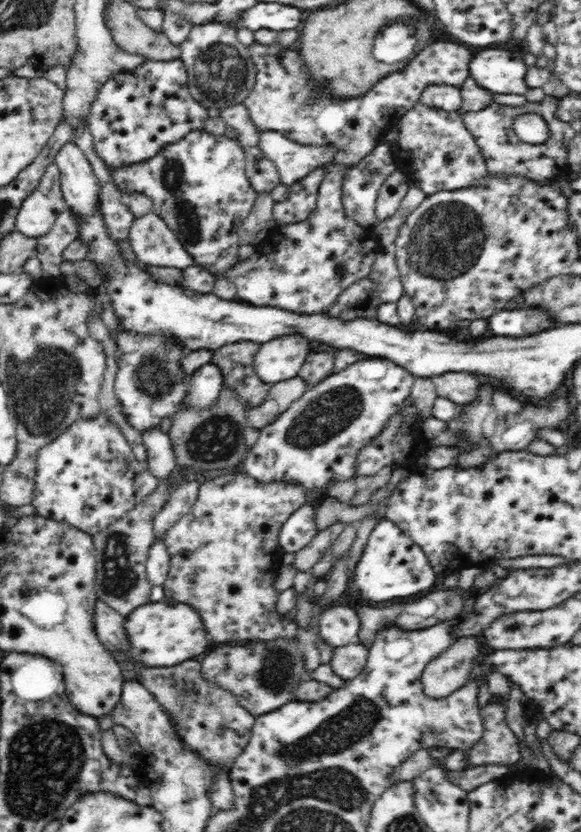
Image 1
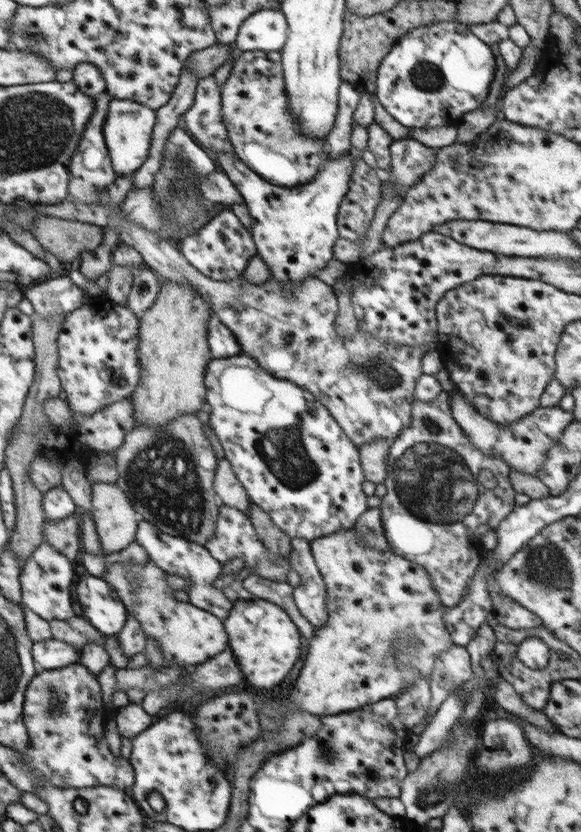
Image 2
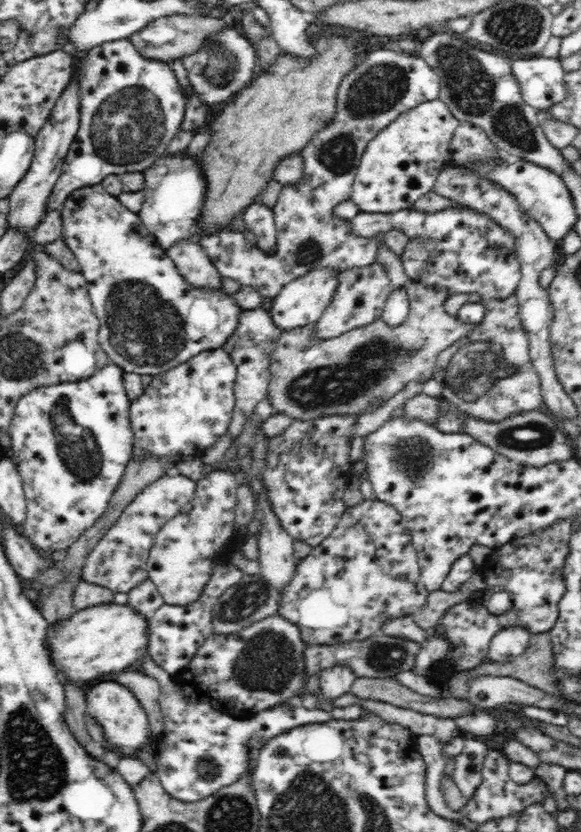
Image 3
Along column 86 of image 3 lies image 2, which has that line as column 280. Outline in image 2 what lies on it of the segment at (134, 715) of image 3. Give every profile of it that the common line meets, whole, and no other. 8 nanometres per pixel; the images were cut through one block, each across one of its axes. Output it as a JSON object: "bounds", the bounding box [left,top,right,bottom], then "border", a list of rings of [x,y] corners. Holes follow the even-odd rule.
{"bounds":[270,528,454,716],"border":[[[350,528],[310,542],[314,562],[327,588],[328,621],[324,627],[314,628],[304,666],[287,695],[270,696],[274,708],[283,704],[291,710],[329,716],[395,698],[418,677],[430,680],[439,652],[454,645],[444,625],[447,607],[440,602],[426,569],[390,549],[378,551],[364,545],[357,534]]]}

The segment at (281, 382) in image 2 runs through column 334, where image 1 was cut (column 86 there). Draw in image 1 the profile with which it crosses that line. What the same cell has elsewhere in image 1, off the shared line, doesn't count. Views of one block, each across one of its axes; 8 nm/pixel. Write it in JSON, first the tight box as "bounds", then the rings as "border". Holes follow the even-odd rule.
{"bounds":[32,410,158,536],"border":[[[101,410],[94,420],[74,420],[66,432],[58,433],[58,438],[42,446],[36,454],[36,486],[32,505],[36,515],[46,519],[70,524],[92,536],[108,528],[141,504],[158,488],[158,479],[150,474],[147,463],[136,460],[132,447],[120,432],[120,429],[109,422]]]}

